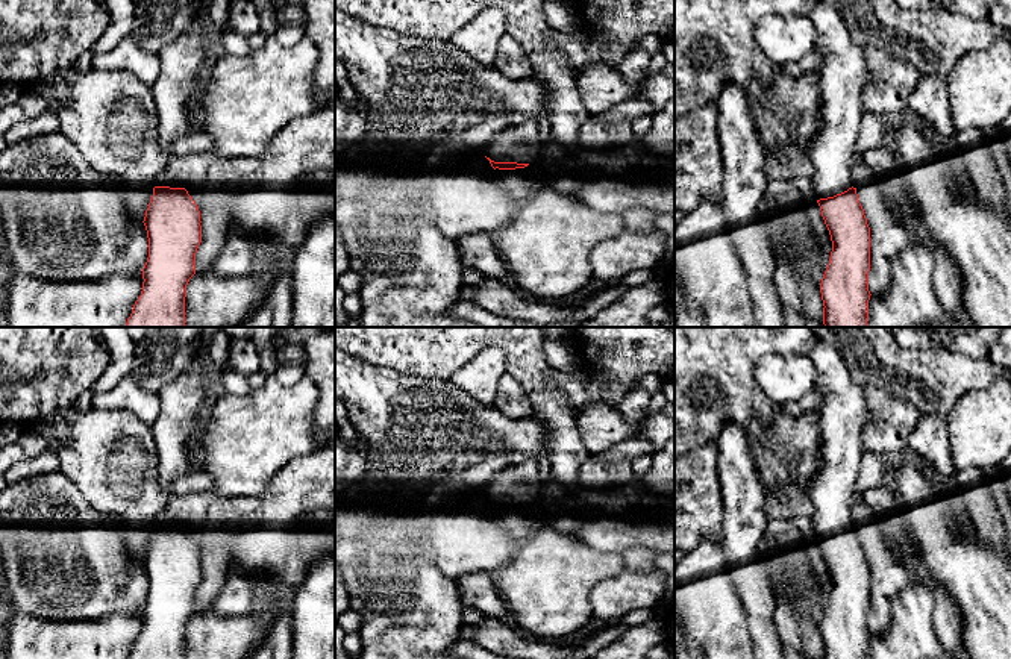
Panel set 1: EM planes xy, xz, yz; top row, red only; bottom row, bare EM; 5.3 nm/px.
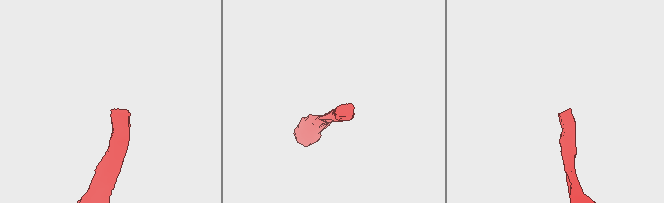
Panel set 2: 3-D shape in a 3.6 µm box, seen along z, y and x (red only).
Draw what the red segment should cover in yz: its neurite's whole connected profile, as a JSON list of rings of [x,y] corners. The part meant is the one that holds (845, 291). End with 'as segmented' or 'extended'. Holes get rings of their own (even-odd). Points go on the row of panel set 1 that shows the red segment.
[[[815,0],[808,15],[815,27],[814,50],[825,61],[814,70],[820,88],[822,126],[806,147],[814,194],[832,241],[820,283],[823,324],[865,327],[872,295],[870,227],[850,173],[865,114],[861,98],[864,53],[852,41],[840,12],[825,0]]] | extended

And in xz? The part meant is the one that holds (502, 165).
[[[526,120],[518,126],[494,133],[484,155],[494,170],[515,170],[538,161],[543,147],[537,120]]] | extended

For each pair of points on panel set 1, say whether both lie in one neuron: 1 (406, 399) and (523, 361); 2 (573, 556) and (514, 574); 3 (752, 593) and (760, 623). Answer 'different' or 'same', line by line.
1: different
2: same
3: same

